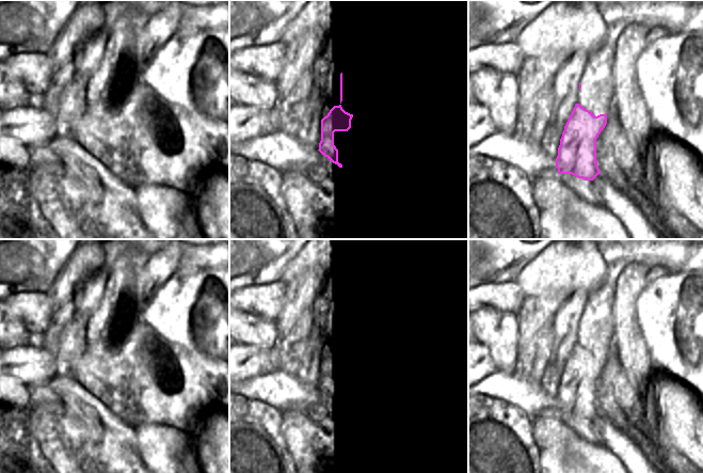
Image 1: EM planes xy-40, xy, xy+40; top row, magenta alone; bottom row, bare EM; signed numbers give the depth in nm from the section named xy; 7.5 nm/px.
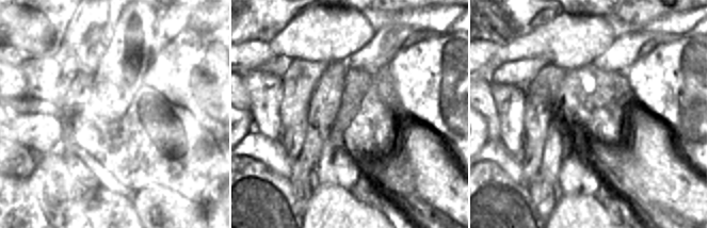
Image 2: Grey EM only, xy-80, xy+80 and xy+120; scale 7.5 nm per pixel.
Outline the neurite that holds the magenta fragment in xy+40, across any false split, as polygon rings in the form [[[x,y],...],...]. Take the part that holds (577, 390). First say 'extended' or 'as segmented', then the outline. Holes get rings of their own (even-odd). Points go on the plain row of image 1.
as segmented; [[[576,343],[562,372],[556,407],[559,413],[572,413],[593,420],[601,413],[596,399],[596,378],[607,363],[607,353],[595,356]]]

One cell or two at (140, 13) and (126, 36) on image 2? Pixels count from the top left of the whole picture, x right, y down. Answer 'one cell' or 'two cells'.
one cell

